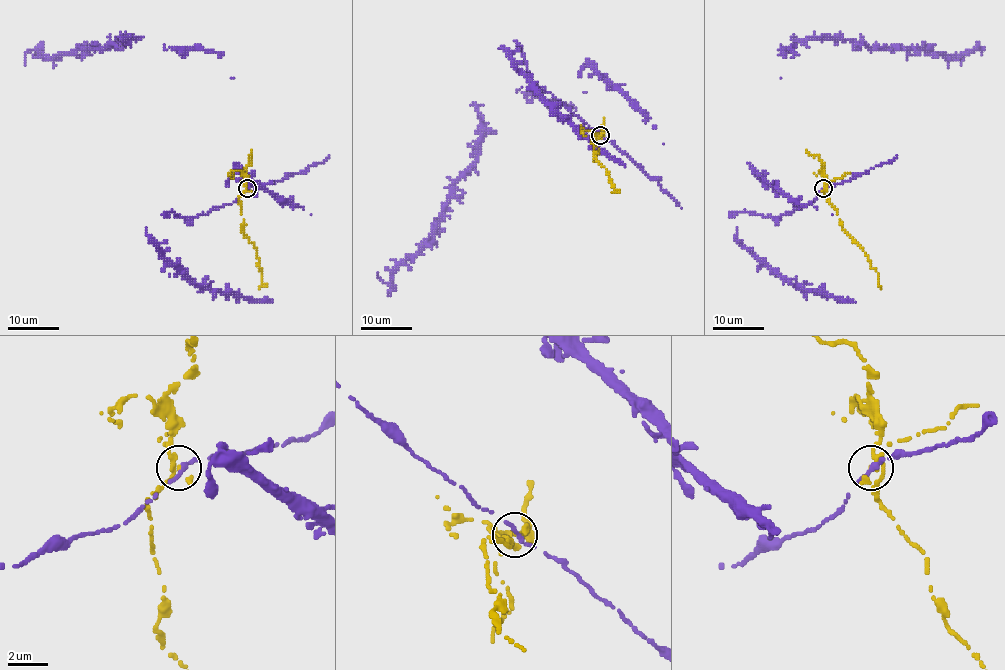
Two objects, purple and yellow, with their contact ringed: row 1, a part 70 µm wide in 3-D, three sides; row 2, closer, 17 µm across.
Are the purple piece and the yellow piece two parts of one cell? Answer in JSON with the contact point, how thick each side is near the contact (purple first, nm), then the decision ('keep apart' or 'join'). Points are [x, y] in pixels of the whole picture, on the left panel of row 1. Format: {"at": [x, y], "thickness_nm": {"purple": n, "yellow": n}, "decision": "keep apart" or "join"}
{"at": [247, 188], "thickness_nm": {"purple": 320, "yellow": 240}, "decision": "keep apart"}

